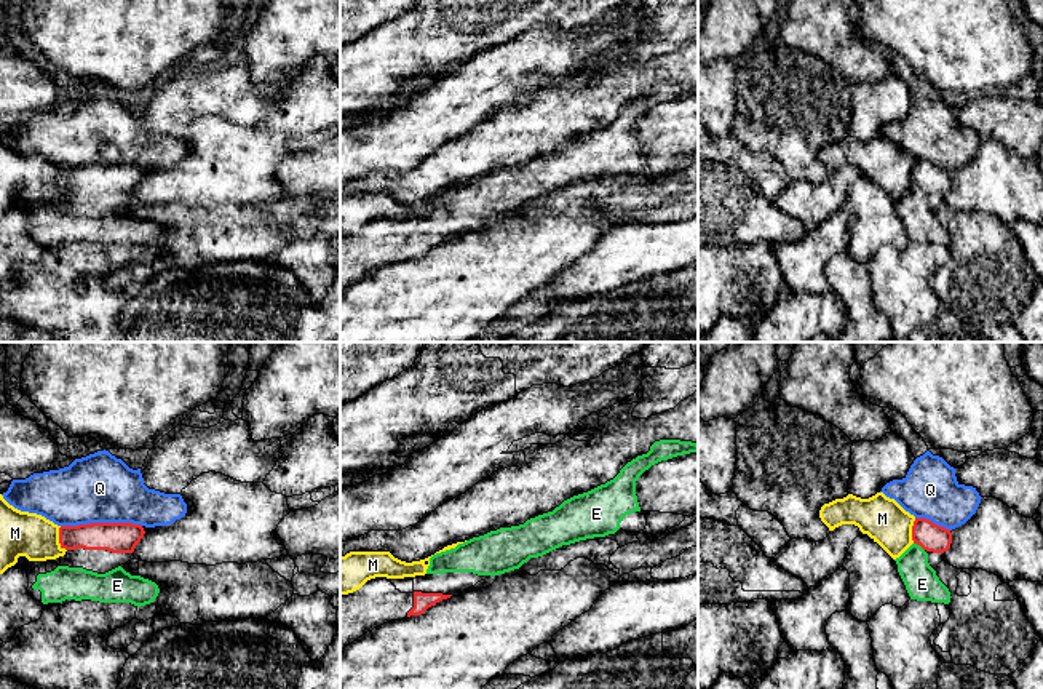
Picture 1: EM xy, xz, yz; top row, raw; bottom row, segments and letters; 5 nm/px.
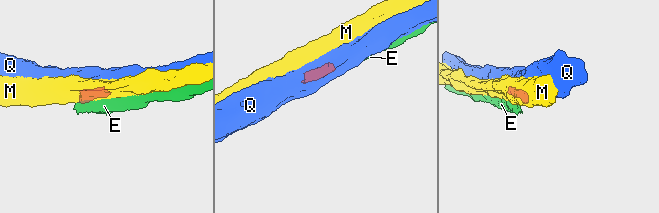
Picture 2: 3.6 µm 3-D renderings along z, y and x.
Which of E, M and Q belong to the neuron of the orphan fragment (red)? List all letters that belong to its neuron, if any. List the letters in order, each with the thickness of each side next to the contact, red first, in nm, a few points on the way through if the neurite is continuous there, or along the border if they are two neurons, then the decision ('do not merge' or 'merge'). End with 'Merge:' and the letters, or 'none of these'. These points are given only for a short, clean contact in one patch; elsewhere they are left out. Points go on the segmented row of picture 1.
E: calibres 140 and 170 nm; way yz (931, 537), (925, 537), (919, 544), (919, 577), (922, 584); merge
M: calibres 140 and 220 nm; border xy (61, 526), (59, 544), (66, 550); do not merge
Q: calibres 160 and 360 nm; border xy (141, 525), (79, 523), (61, 526); do not merge
Merge: E

